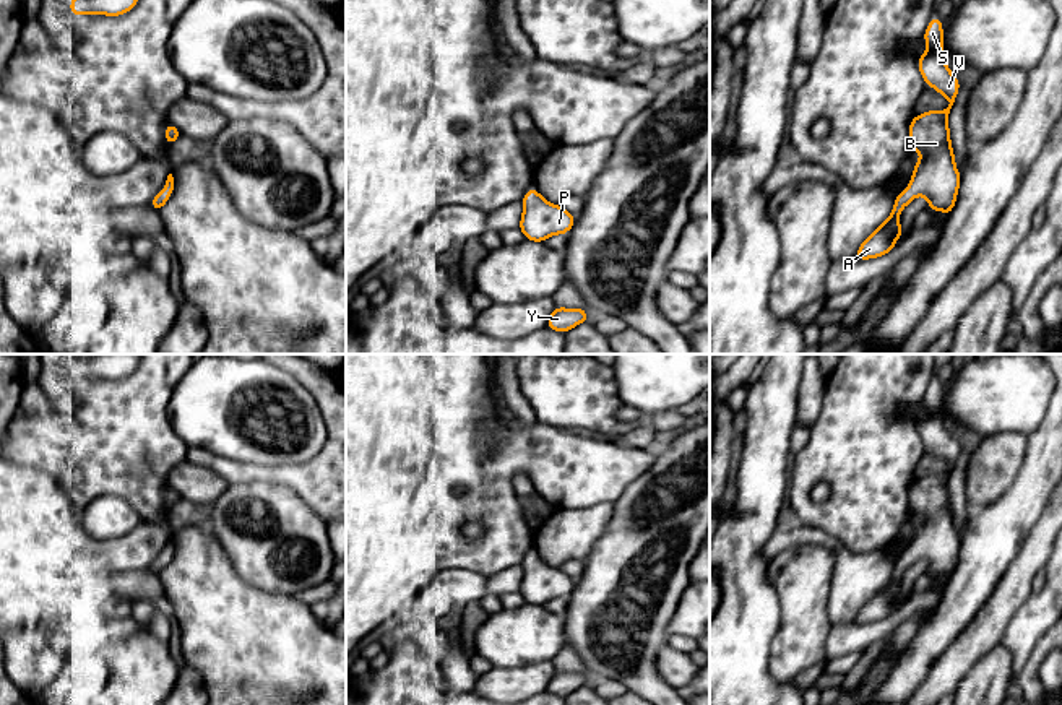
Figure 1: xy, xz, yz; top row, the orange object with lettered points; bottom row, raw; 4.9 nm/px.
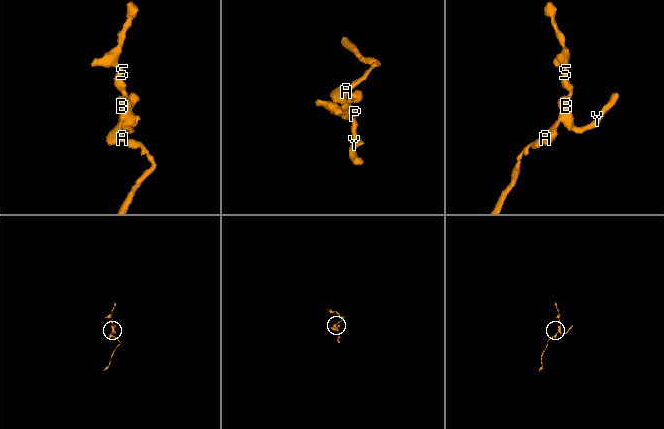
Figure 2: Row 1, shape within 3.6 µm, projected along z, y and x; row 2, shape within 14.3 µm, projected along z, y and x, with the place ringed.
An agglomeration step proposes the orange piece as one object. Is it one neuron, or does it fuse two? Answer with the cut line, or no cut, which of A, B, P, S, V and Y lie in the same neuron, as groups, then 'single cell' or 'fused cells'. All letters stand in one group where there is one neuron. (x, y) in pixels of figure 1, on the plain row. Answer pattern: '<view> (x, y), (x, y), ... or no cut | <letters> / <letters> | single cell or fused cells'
no cut | A B P S V Y | single cell

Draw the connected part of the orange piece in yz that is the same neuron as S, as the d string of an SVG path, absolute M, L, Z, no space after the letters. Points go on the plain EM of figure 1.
M934 378L924 396L927 414L917 430L924 445L948 463L945 474L929 474L916 479L909 487L909 507L924 521L914 526L909 551L896 562L885 586L882 586L857 612L857 624L869 624L888 617L903 598L898 580L917 559L929 565L929 573L952 577L960 552L960 536L950 507L948 478L956 463L960 445L945 427L942 409L943 387Z

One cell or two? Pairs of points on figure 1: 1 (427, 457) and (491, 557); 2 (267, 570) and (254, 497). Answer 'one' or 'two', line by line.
1: one
2: one

